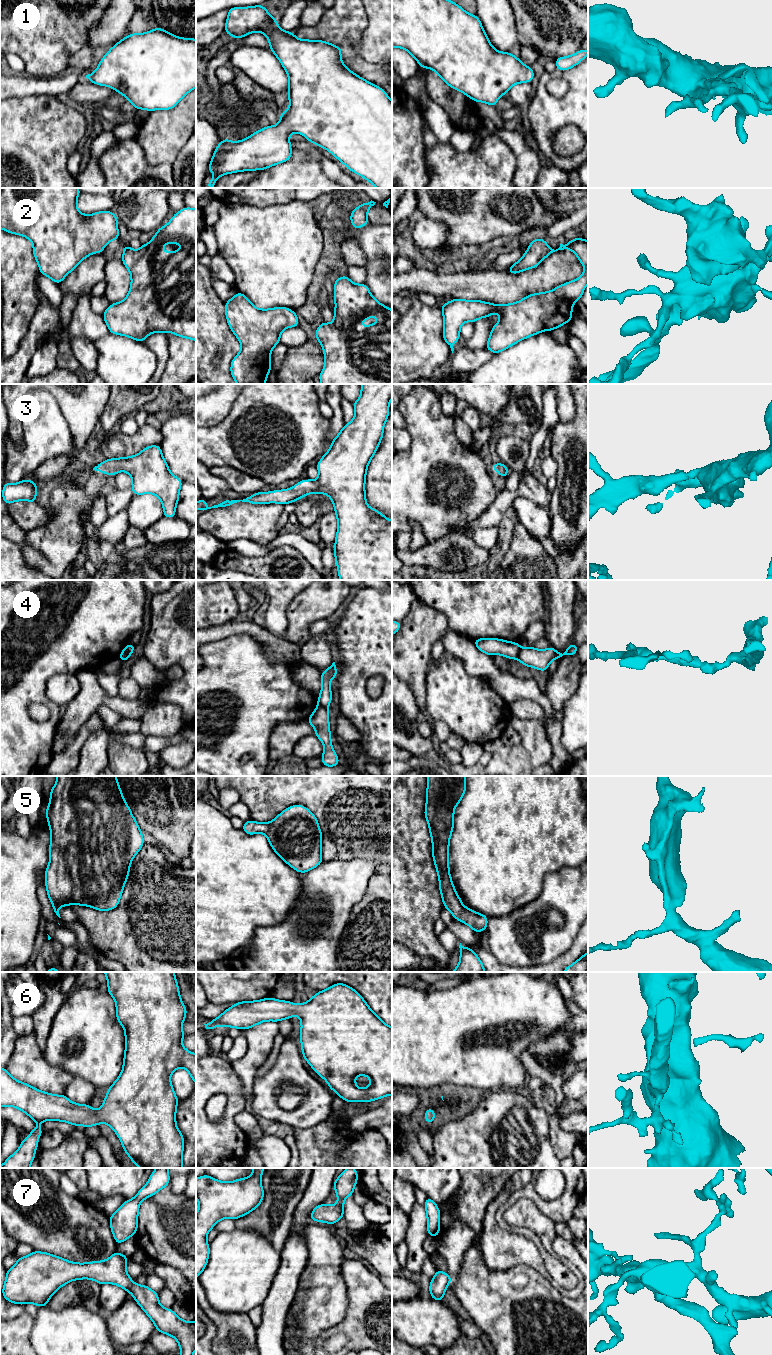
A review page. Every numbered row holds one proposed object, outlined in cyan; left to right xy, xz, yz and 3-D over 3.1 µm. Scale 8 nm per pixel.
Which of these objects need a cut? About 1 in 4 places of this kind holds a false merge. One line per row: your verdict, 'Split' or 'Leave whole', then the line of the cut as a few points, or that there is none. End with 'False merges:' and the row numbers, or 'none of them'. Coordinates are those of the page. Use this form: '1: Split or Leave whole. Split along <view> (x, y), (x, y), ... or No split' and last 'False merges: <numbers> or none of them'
1: Leave whole. No split
2: Leave whole. No split
3: Leave whole. No split
4: Split. Split along yz (521, 648), (516, 657)
5: Leave whole. No split
6: Leave whole. No split
7: Leave whole. No split
False merges: 4

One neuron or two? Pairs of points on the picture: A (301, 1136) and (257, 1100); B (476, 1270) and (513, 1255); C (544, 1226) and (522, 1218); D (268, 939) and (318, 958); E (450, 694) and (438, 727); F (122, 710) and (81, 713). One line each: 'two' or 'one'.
A: two
B: two
C: one
D: one
E: two
F: one

